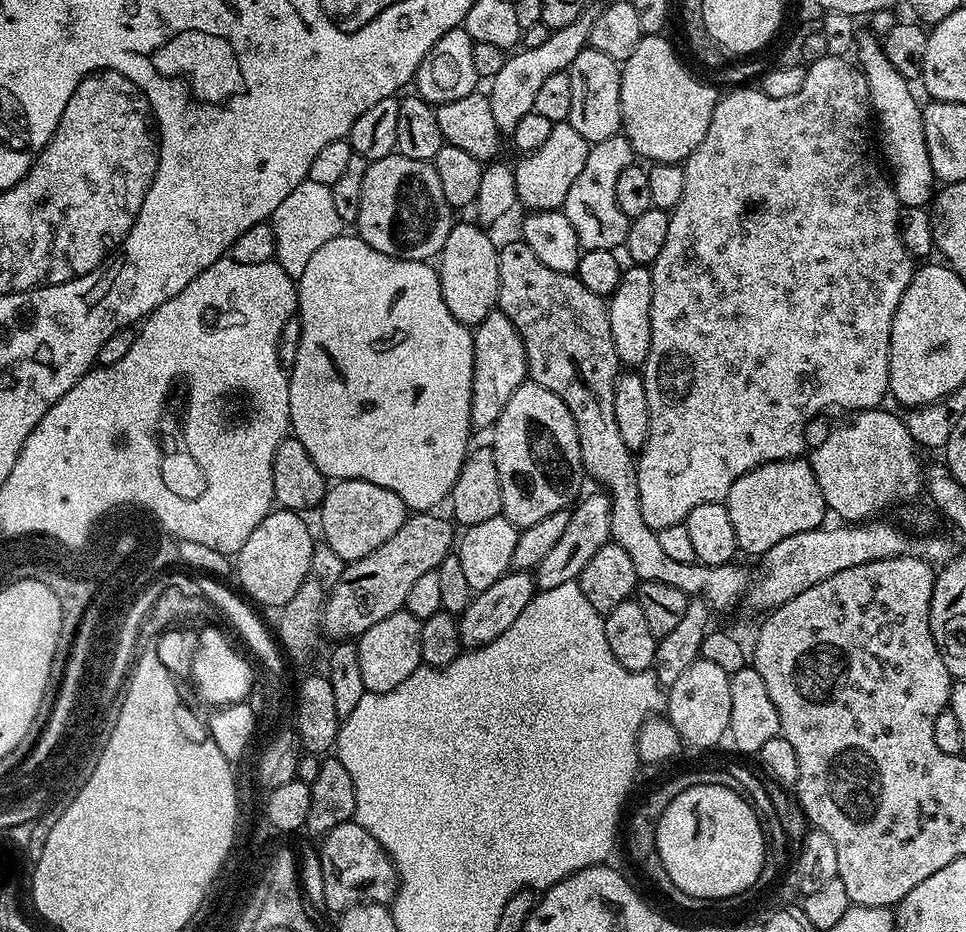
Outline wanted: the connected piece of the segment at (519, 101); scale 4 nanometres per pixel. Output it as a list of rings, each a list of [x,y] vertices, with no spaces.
[[[586,10],[578,18],[578,22],[570,22],[570,26],[562,26],[562,30],[551,31],[542,46],[528,49],[521,47],[513,51],[512,56],[492,76],[492,89],[486,92],[490,102],[490,110],[494,114],[494,122],[502,134],[510,134],[518,121],[530,114],[534,106],[534,97],[542,87],[544,79],[550,78],[555,72],[567,72],[574,58],[588,44],[588,35],[594,26],[596,12]]]

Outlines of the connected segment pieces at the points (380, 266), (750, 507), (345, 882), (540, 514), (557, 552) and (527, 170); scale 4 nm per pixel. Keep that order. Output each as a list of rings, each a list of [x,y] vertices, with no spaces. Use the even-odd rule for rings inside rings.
[[[341,234],[330,238],[310,257],[306,270],[298,278],[298,319],[300,321],[300,345],[298,354],[290,366],[288,385],[290,386],[290,432],[302,446],[306,446],[306,454],[318,466],[320,473],[329,481],[365,480],[374,482],[374,486],[386,486],[386,490],[394,490],[398,498],[413,513],[431,512],[439,509],[439,504],[449,499],[452,487],[458,478],[458,470],[462,470],[462,462],[468,457],[470,443],[468,435],[474,432],[472,426],[472,383],[474,382],[474,342],[473,329],[462,323],[454,314],[450,314],[450,306],[446,306],[446,298],[442,298],[440,273],[431,263],[422,260],[398,260],[387,256],[374,246],[370,246],[359,235]]]
[[[804,458],[759,464],[754,470],[742,474],[734,486],[730,486],[726,503],[730,522],[734,522],[737,549],[741,553],[749,552],[756,558],[763,557],[770,546],[778,546],[782,538],[814,530],[825,523],[822,490],[818,490],[811,463]]]
[[[355,819],[342,822],[326,833],[319,841],[318,853],[325,890],[323,907],[329,913],[339,914],[365,902],[387,905],[395,896],[398,887],[396,865],[392,863],[388,851],[381,846],[378,838],[374,838],[374,834],[356,823]]]
[[[531,382],[520,384],[490,435],[502,486],[502,515],[517,528],[534,526],[577,499],[580,476],[582,480],[580,439],[574,418],[558,394]]]
[[[595,491],[571,509],[570,522],[566,522],[566,534],[558,538],[558,542],[547,552],[546,558],[542,558],[542,562],[535,568],[534,579],[539,591],[554,590],[554,586],[566,586],[566,582],[571,580],[579,581],[582,570],[586,570],[586,562],[590,562],[590,558],[598,554],[603,544],[609,543],[610,498],[607,491]]]
[[[566,122],[552,125],[550,138],[546,138],[546,142],[542,142],[542,146],[538,146],[538,150],[521,155],[520,161],[515,161],[516,195],[519,203],[525,204],[525,209],[538,212],[545,212],[551,208],[563,209],[566,194],[570,194],[570,186],[574,186],[574,178],[578,178],[578,173],[581,172],[583,164],[586,163],[589,147],[588,140],[582,138],[582,134],[578,134],[578,130],[574,130],[574,126],[570,126]]]

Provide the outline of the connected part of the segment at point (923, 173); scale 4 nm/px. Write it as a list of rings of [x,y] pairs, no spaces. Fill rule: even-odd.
[[[862,34],[855,37],[854,53],[855,59],[858,61],[859,67],[864,73],[866,82],[868,83],[868,98],[870,101],[871,111],[874,113],[874,120],[880,123],[880,140],[884,143],[883,159],[888,159],[887,167],[890,169],[892,187],[896,189],[896,196],[900,199],[903,207],[920,207],[923,208],[931,201],[934,195],[934,187],[937,183],[934,174],[934,166],[930,166],[930,154],[926,150],[926,134],[924,133],[924,114],[922,111],[921,101],[916,101],[916,96],[911,92],[910,82],[902,74],[898,74],[898,70],[894,70],[894,66],[890,62],[890,58],[886,58],[884,53],[884,45],[875,35]]]

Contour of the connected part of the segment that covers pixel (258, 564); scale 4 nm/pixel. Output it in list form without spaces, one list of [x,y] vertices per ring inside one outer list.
[[[287,510],[269,512],[266,518],[262,518],[262,522],[258,522],[254,534],[250,534],[239,552],[235,553],[236,576],[244,587],[243,595],[249,601],[278,610],[283,604],[290,602],[294,594],[298,594],[298,586],[302,586],[312,570],[314,547],[312,532],[304,518],[301,513]]]

